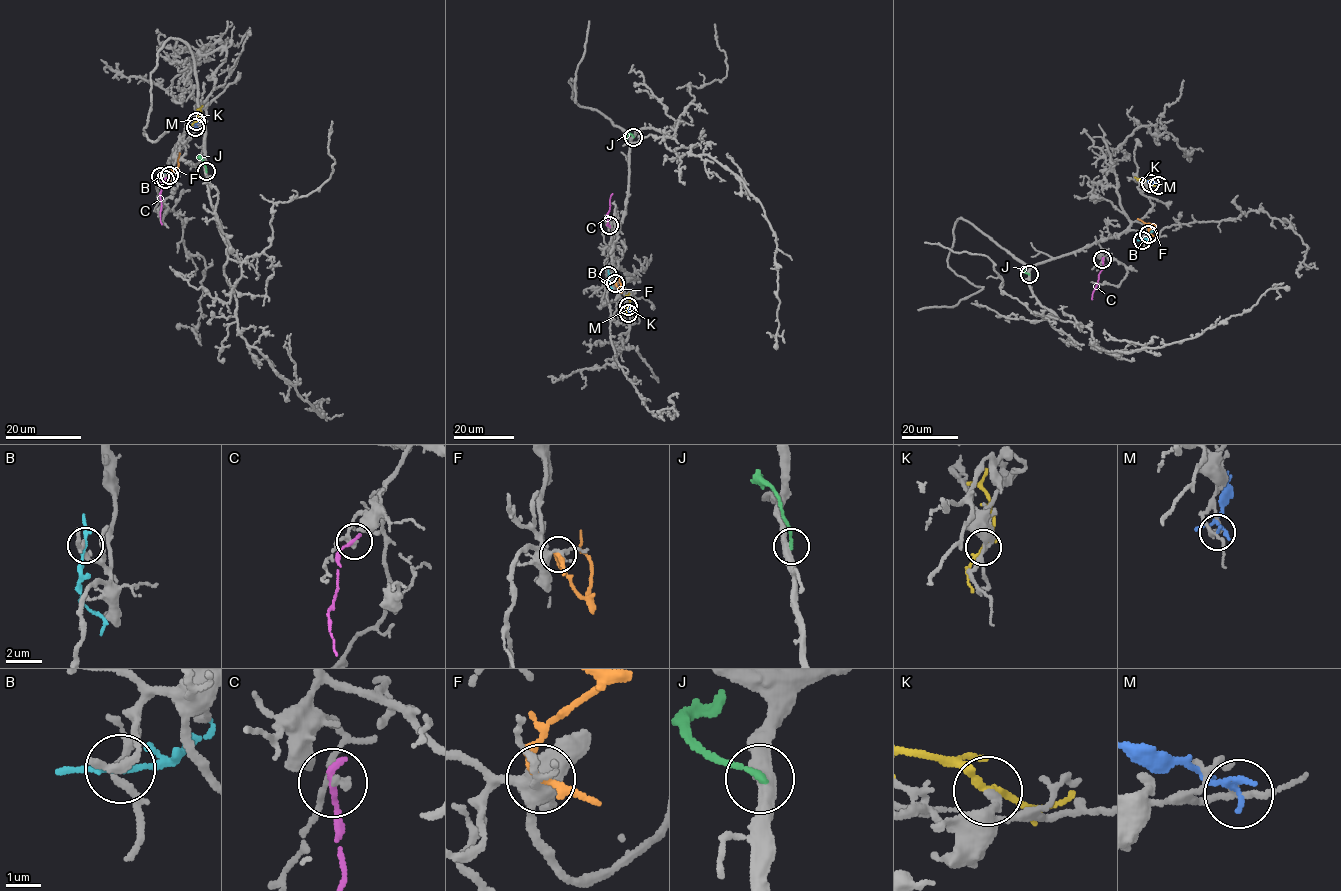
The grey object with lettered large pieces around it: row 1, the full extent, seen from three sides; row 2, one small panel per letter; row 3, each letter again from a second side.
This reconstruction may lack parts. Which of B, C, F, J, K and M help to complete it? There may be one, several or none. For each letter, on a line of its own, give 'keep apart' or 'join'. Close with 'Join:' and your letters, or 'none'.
B: keep apart
C: keep apart
F: keep apart
J: keep apart
K: keep apart
M: keep apart
Join: none

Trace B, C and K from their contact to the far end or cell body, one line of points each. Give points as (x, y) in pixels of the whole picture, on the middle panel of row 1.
B: (608, 275), (607, 284), (611, 291)
C: (609, 225), (606, 215), (612, 194)
K: (628, 306), (629, 293)

